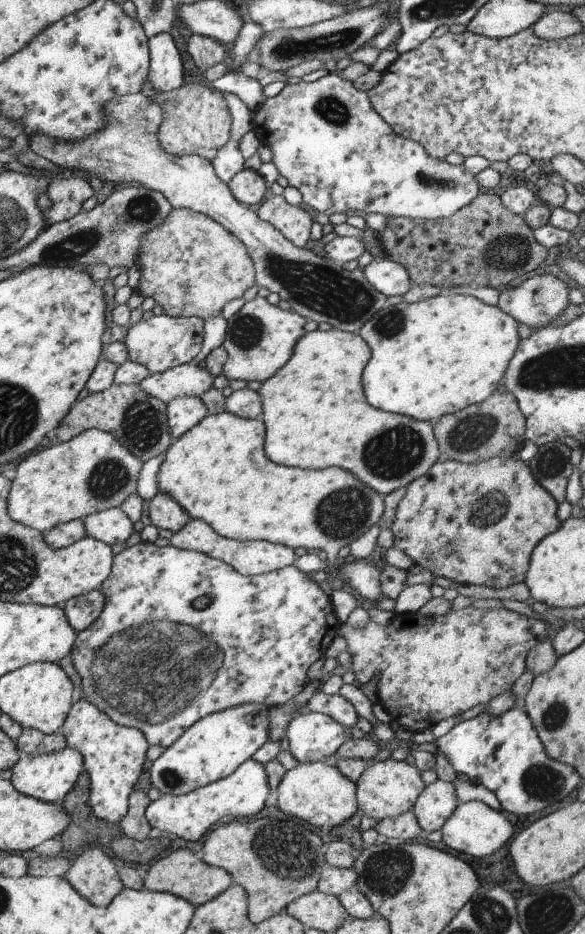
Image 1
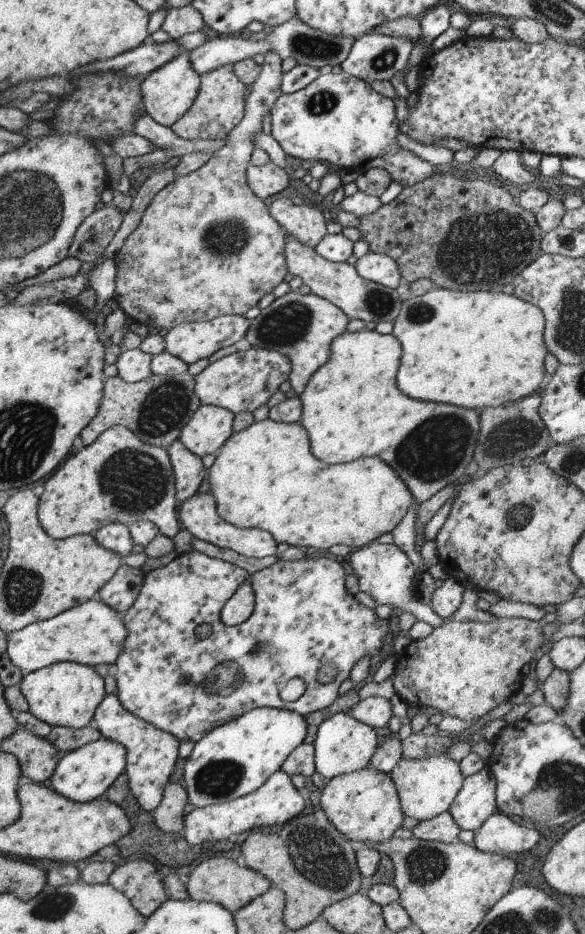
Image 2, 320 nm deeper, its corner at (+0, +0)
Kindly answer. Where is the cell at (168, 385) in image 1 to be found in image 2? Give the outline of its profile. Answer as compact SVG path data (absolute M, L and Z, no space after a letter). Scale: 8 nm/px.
M250 347L245 351L235 351L223 356L216 361L211 360L199 374L194 376L194 394L200 400L201 405L215 405L237 414L237 412L253 412L259 406L263 406L269 396L273 394L281 382L288 380L290 373L290 360L279 352Z

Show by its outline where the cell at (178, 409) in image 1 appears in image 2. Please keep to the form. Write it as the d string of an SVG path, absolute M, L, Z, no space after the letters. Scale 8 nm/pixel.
M199 405L181 429L178 438L189 452L198 457L217 452L233 434L233 415L215 405Z

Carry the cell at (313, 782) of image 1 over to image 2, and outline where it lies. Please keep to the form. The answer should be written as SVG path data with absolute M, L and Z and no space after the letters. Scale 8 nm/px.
M367 766L365 769L342 774L325 782L319 798L321 810L332 825L347 839L359 845L375 844L391 838L401 826L404 812L398 803L398 794L389 775Z

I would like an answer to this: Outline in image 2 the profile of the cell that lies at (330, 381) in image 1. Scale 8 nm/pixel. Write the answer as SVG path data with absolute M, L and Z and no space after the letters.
M369 326L353 333L345 330L336 336L331 341L327 362L310 376L302 393L297 395L303 404L301 426L311 440L311 452L315 458L327 464L343 464L353 462L355 458L379 456L403 480L412 500L422 503L457 480L472 464L480 416L476 410L409 400L405 394L397 392L395 375L401 352L397 338L391 333L379 334Z

